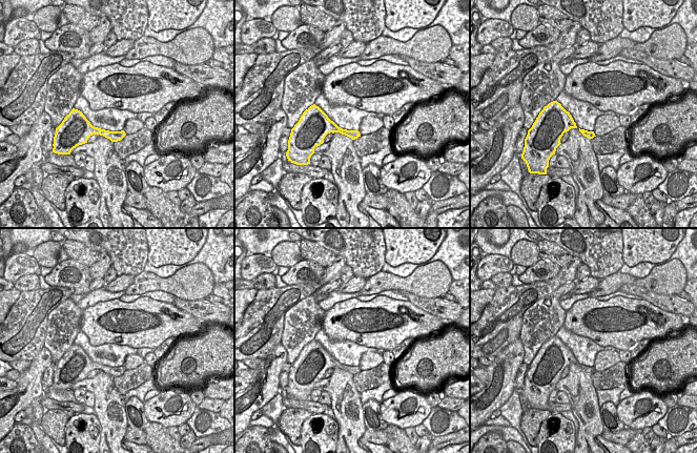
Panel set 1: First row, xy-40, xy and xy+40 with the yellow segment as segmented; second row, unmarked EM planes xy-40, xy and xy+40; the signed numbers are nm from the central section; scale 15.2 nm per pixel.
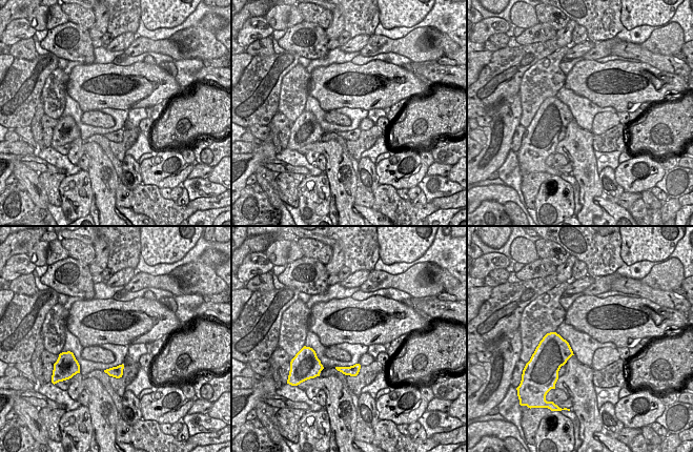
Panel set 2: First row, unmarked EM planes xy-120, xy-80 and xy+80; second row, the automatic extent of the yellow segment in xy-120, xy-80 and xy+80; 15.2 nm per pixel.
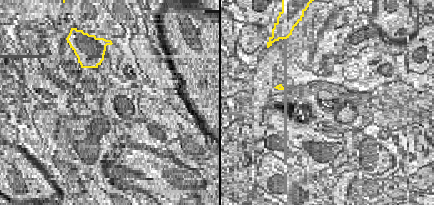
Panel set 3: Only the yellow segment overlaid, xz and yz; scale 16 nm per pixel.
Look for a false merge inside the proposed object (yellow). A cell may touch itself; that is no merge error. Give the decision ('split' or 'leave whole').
leave whole

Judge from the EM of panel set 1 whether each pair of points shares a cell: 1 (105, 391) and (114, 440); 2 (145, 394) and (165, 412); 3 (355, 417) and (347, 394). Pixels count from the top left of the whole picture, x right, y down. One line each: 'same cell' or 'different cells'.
1: same cell
2: different cells
3: same cell

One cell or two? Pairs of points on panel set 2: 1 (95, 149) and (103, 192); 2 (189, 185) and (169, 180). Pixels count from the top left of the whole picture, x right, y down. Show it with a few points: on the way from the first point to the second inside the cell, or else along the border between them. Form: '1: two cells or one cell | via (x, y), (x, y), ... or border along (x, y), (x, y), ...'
1: one cell | via (98, 160), (102, 182)
2: two cells | border along (186, 178), (179, 185)

